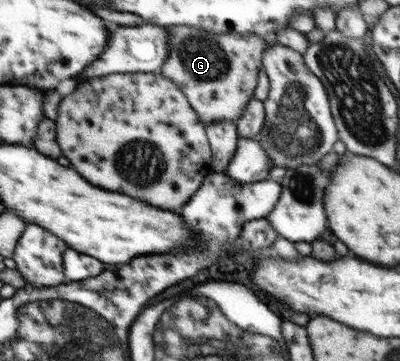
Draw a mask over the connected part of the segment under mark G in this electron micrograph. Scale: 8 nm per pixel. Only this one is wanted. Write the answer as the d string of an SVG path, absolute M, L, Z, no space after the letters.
M172 25L168 29L167 53L169 54L167 54L167 60L163 62L160 74L178 85L204 124L239 120L247 103L254 98L258 73L262 68L263 52L267 48L267 40L259 34L251 32L247 32L247 34L239 34L239 32L211 33L206 32L203 28L187 25Z

